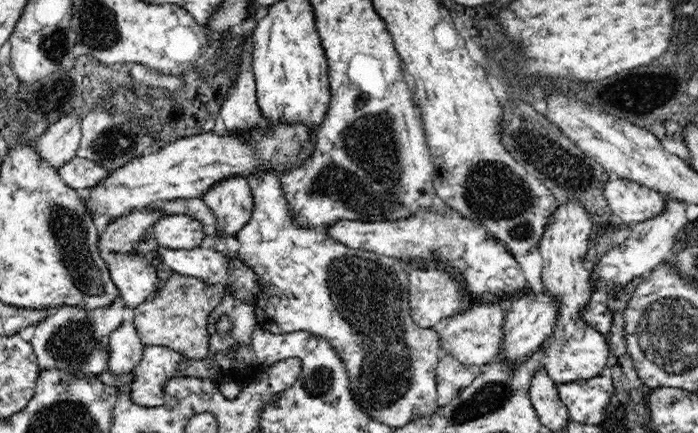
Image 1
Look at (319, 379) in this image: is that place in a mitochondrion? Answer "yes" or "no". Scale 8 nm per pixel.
yes

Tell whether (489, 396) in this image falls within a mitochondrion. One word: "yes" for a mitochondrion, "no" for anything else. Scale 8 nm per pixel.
yes

